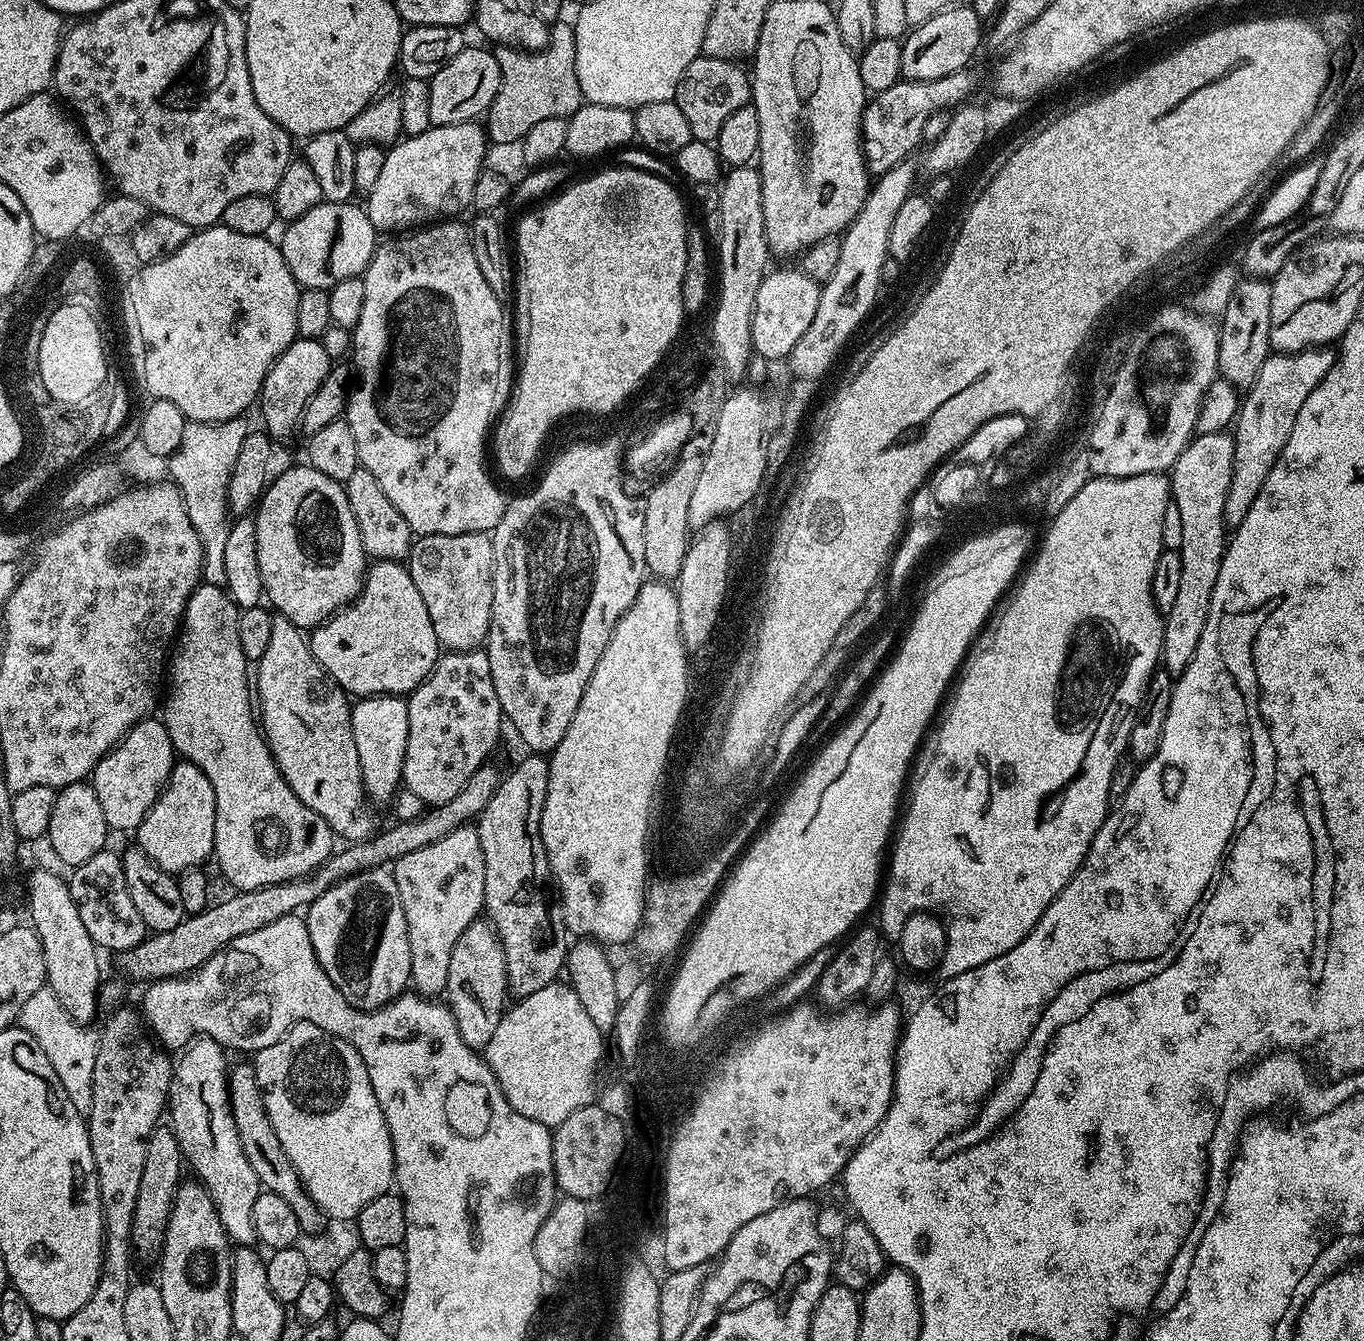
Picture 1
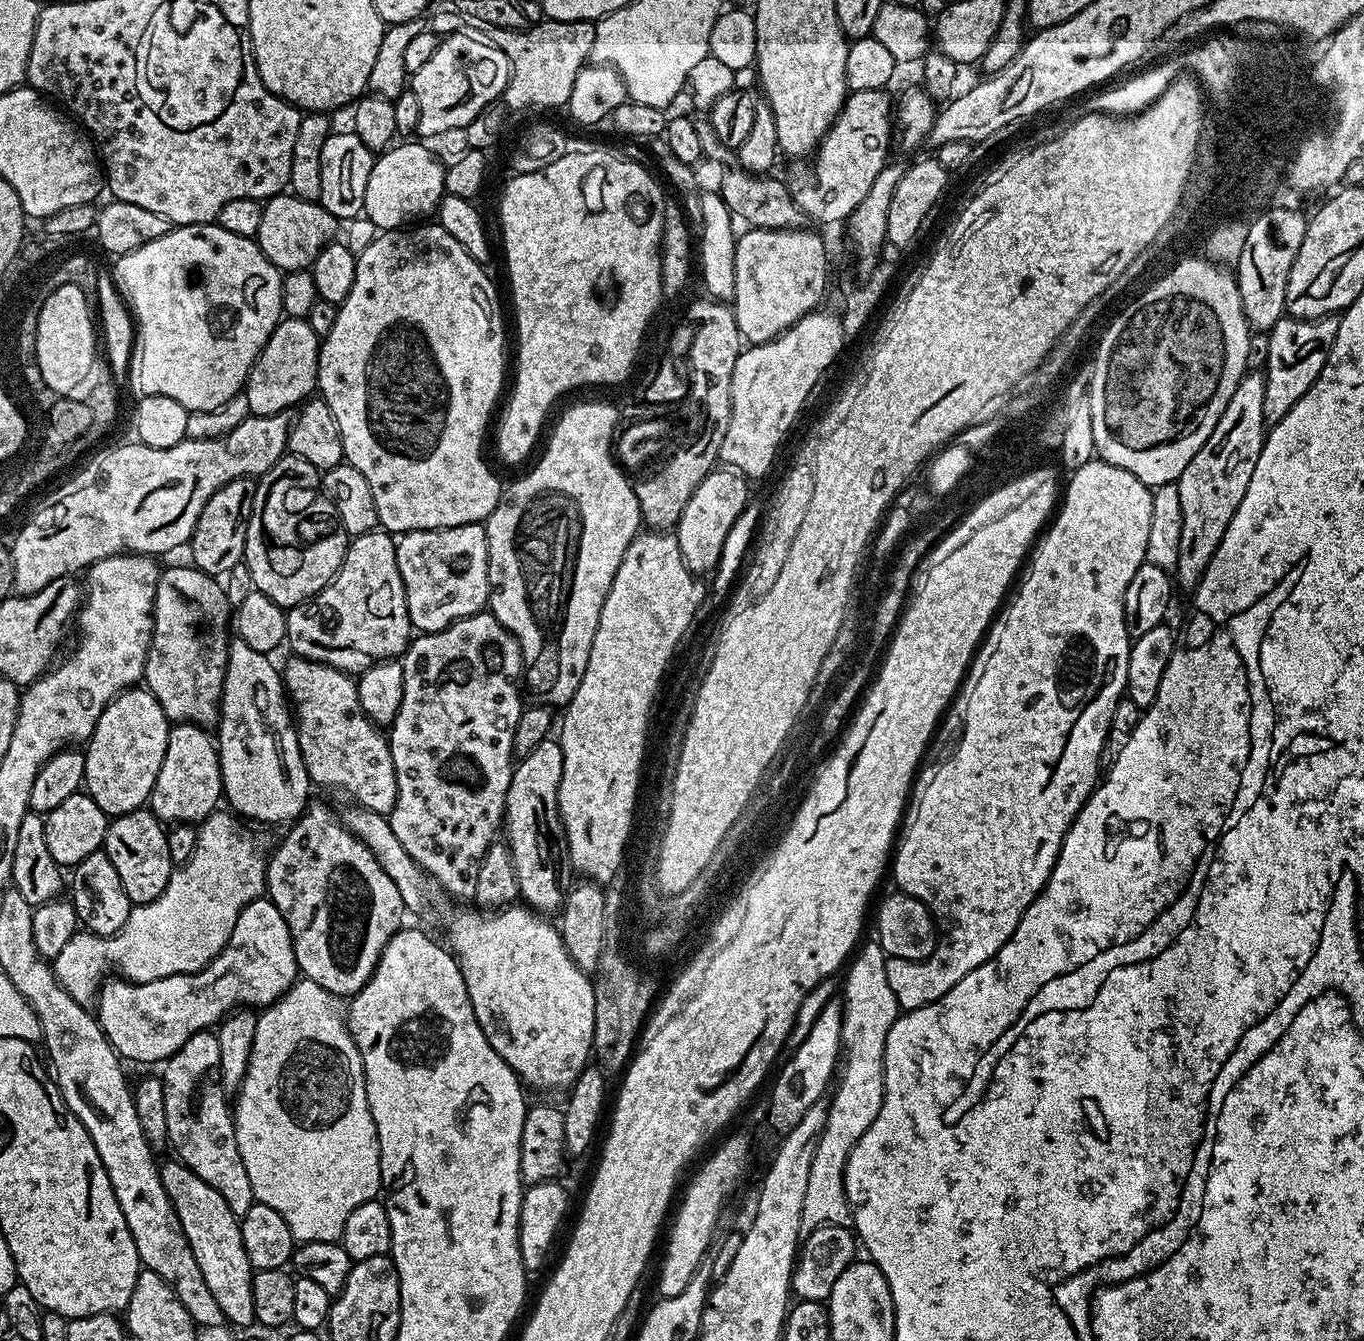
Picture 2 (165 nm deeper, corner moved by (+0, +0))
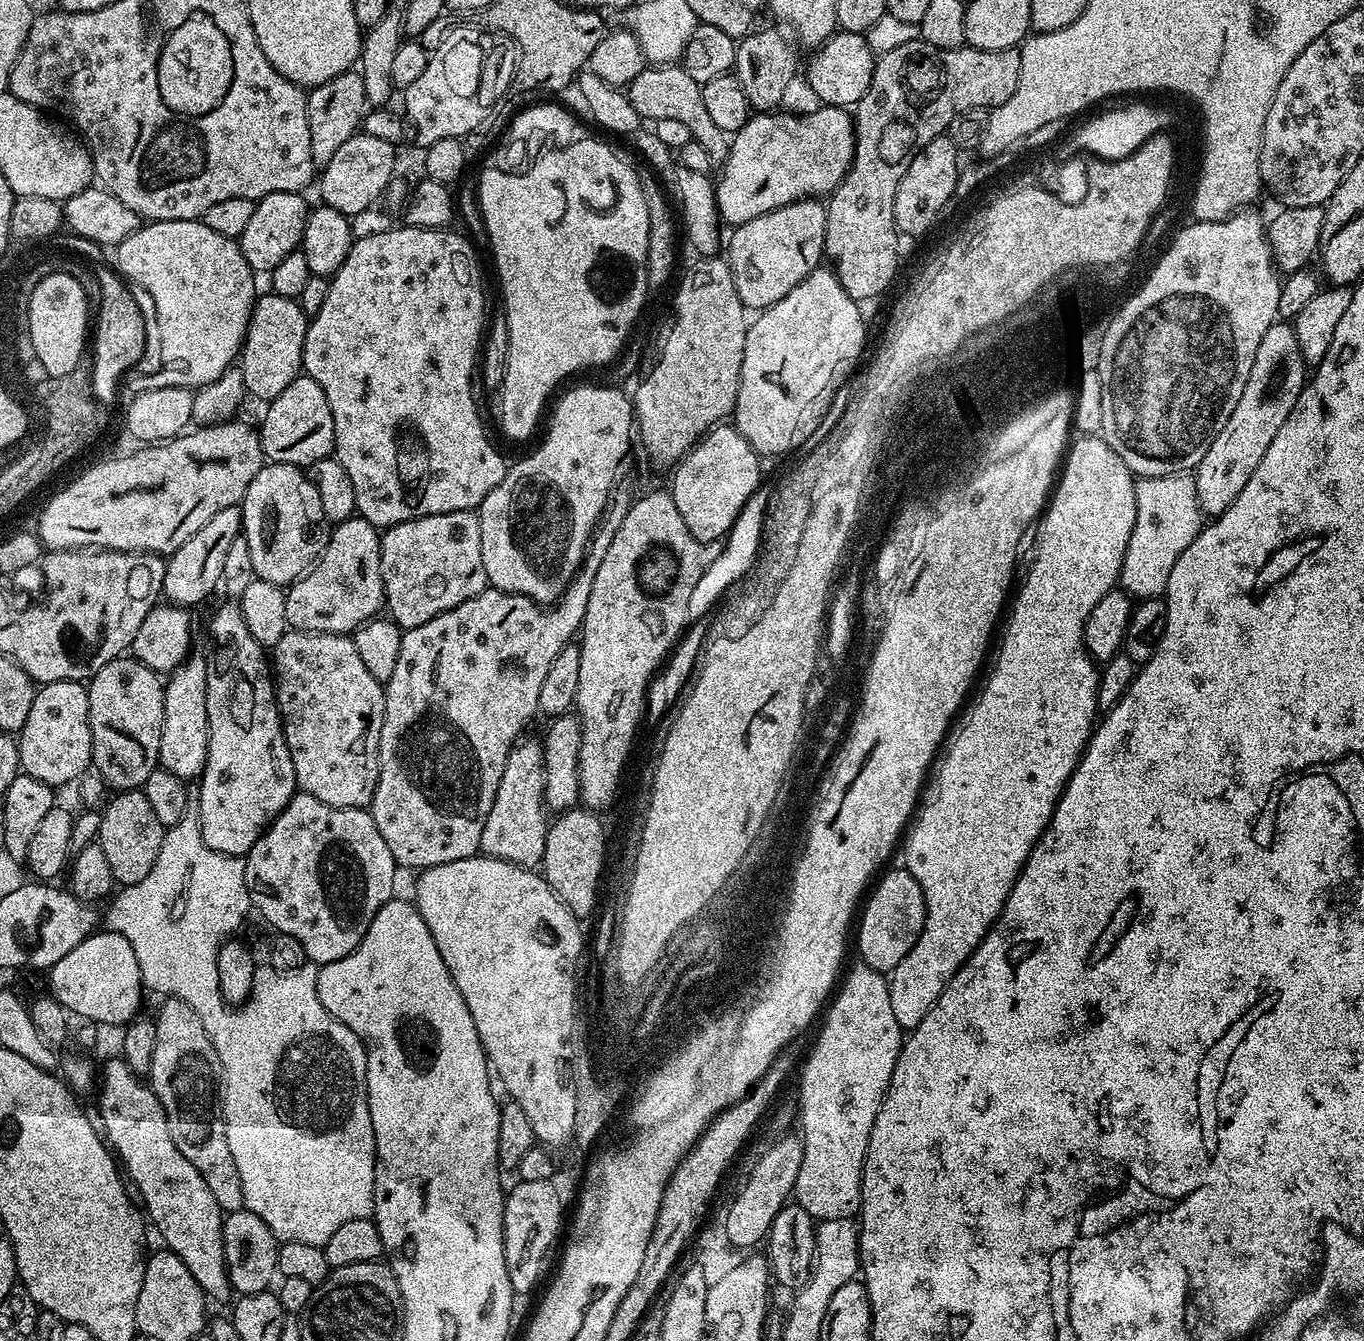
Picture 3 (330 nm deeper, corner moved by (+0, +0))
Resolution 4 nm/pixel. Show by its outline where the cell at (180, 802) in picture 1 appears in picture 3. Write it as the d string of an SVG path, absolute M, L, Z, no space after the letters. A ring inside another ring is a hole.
M189 655L170 673L164 684L164 721L160 739L159 767L178 774L186 782L203 776L208 757L208 715L206 714L206 678L208 660Z

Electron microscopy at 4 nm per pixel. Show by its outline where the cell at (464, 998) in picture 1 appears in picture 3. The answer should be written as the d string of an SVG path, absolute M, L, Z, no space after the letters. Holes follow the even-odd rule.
M528 739L517 740L506 758L506 770L502 770L502 779L498 781L494 806L490 806L486 826L482 826L480 852L536 870L544 862L550 813L544 802L544 746L539 739Z

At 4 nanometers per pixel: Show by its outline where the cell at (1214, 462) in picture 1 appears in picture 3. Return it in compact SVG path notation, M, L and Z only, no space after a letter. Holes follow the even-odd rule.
M1273 322L1266 334L1262 334L1262 342L1258 342L1258 354L1254 354L1254 362L1250 366L1250 378L1246 378L1246 386L1242 386L1242 398L1238 398L1238 406L1234 406L1234 414L1226 418L1226 426L1218 430L1214 442L1210 442L1210 450L1202 458L1202 462L1194 469L1196 489L1200 511L1205 517L1221 516L1232 505L1234 498L1242 494L1242 486L1250 482L1250 474L1258 470L1258 462L1262 462L1262 454L1266 454L1266 446L1274 442L1274 434L1282 430L1282 422L1294 410L1294 402L1298 402L1300 391L1306 383L1306 365L1298 350L1298 342L1291 323Z

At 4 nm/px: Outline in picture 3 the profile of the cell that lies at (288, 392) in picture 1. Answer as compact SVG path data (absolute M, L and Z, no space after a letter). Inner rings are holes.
M261 295L252 305L252 317L248 332L238 357L238 367L244 375L244 386L249 397L257 396L261 402L278 398L304 366L304 343L309 317L305 316L299 303L290 298Z

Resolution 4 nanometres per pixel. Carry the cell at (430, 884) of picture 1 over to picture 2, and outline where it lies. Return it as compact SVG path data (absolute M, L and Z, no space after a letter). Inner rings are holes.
M485 610L475 612L473 616L467 616L454 622L446 630L417 635L408 645L408 649L405 650L402 663L404 665L402 706L398 706L398 714L390 725L394 774L398 778L398 802L394 806L391 816L388 817L388 821L394 834L398 837L398 842L402 842L403 848L406 849L406 854L410 854L410 858L414 858L414 862L418 862L418 866L423 872L428 873L443 891L445 888L450 895L457 896L460 902L468 902L476 895L478 870L482 867L486 850L494 843L501 831L504 803L506 802L506 794L510 790L510 778L514 767L514 753L512 751L514 730L518 726L518 718L523 714L526 707L525 701L520 701L522 673L524 671L524 659L520 653L520 644L504 629L502 622L498 622L498 618L494 618L491 612Z

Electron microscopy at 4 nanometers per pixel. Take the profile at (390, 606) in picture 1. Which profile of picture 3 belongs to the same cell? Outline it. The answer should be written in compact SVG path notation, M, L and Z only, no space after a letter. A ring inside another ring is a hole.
M354 514L331 529L328 545L320 559L300 577L287 585L286 622L298 632L339 632L351 634L367 620L379 617L385 607L382 582L382 554L376 525Z

